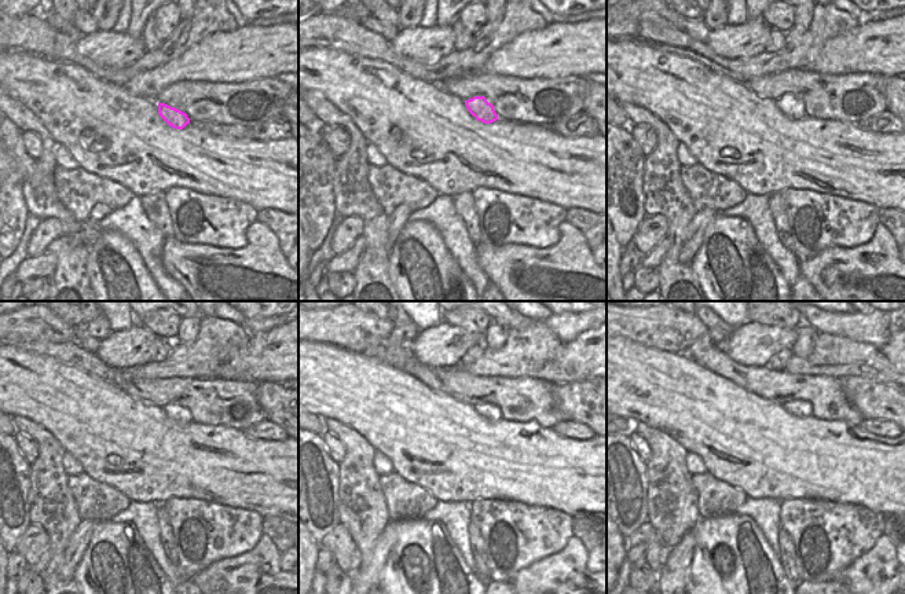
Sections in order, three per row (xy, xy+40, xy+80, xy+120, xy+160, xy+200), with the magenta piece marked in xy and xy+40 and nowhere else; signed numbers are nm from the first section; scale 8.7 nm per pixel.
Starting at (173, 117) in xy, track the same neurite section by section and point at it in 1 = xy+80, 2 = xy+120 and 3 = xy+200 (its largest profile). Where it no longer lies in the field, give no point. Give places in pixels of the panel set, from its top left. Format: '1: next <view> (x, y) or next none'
1: next xy+80 (787, 105)
2: next xy+120 (176, 413)
3: next xy+200 (794, 409)

